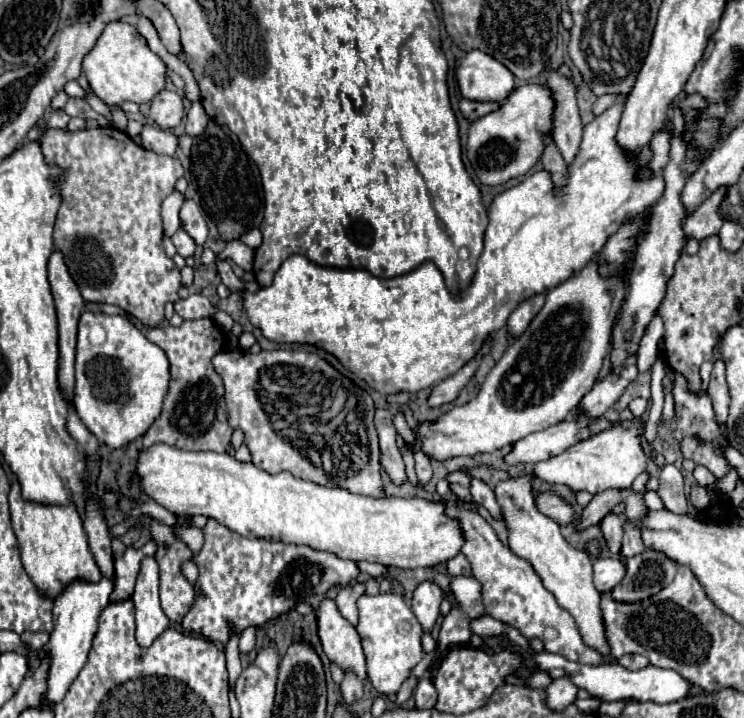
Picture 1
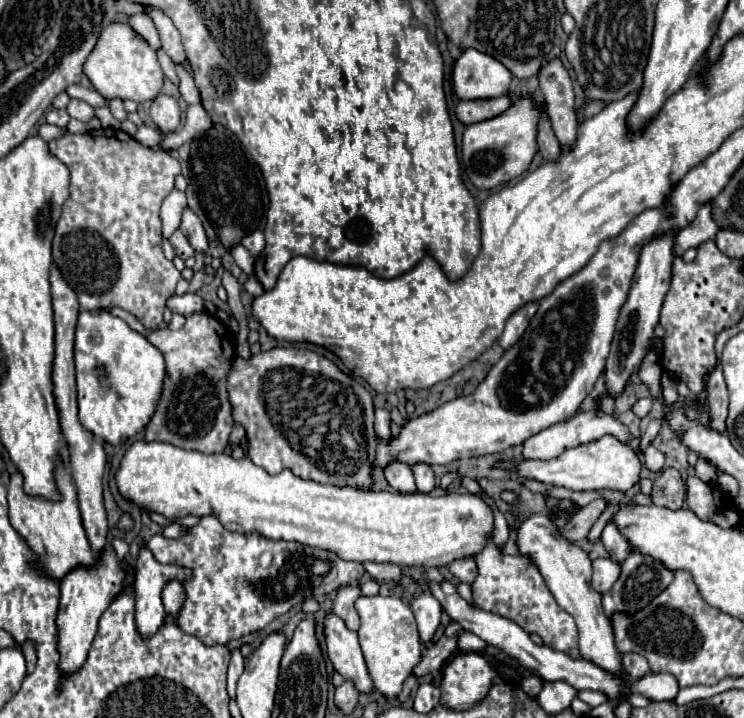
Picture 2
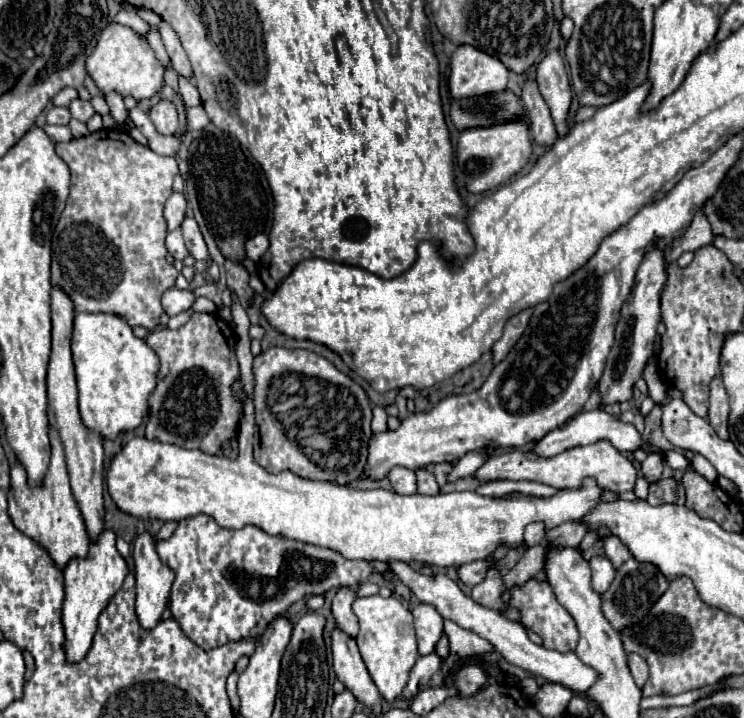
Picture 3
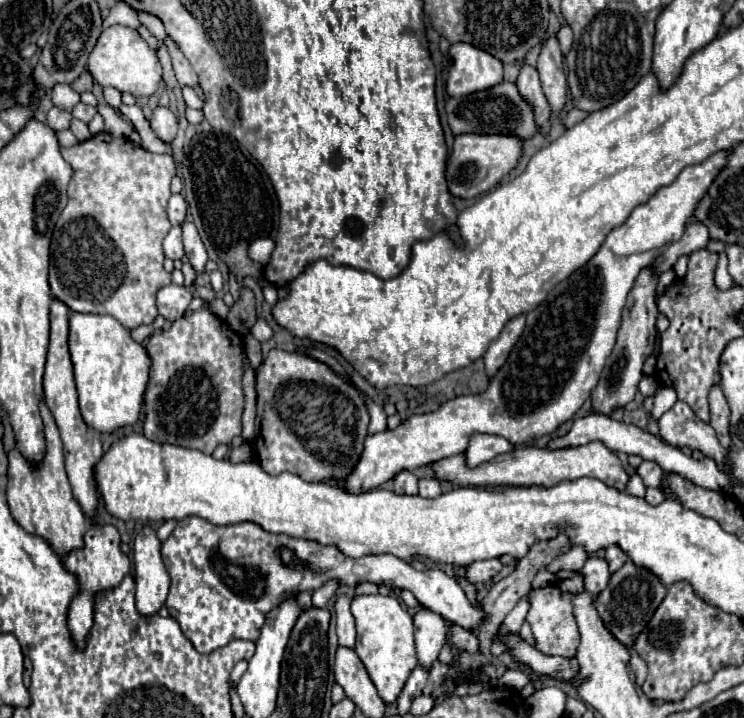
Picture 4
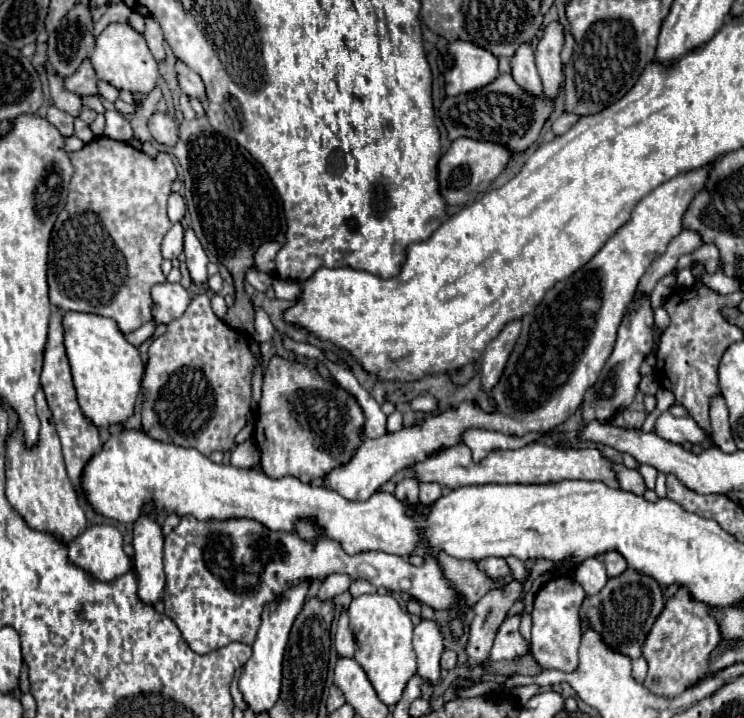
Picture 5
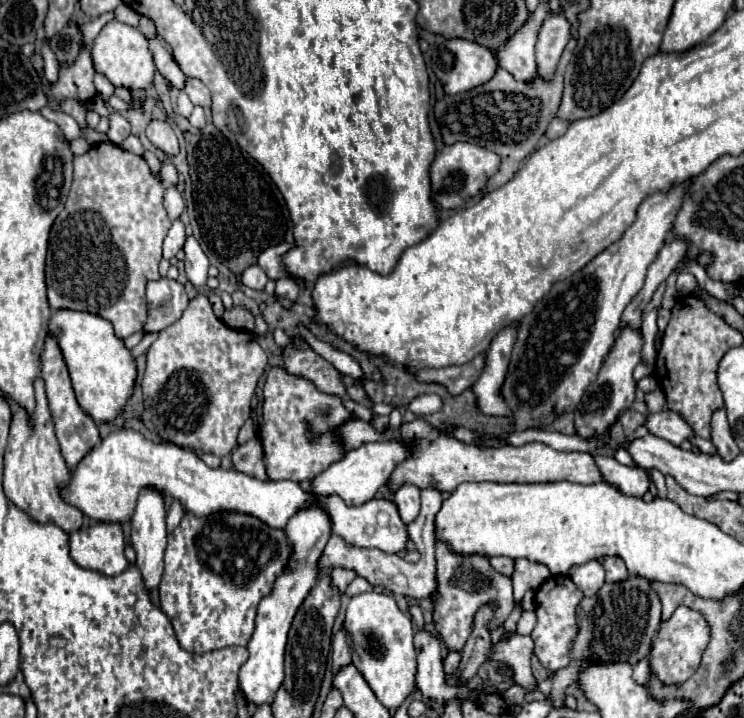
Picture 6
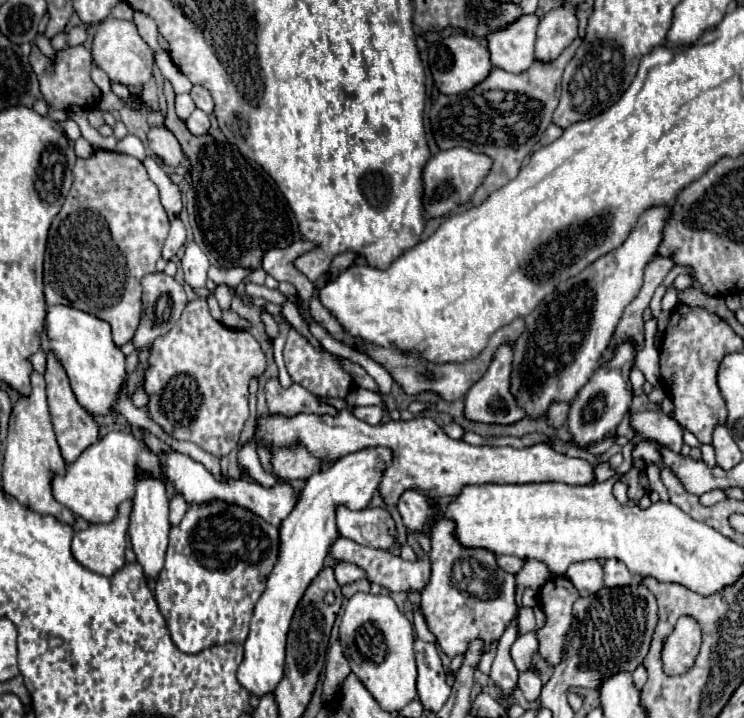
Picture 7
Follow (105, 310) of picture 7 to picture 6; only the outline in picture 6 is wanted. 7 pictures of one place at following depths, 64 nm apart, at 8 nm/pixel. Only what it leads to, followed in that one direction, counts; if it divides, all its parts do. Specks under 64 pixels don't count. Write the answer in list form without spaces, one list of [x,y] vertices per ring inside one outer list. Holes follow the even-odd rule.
[[[96,144],[86,154],[74,156],[74,182],[64,210],[58,214],[50,230],[46,286],[52,310],[70,308],[98,314],[112,322],[120,340],[142,330],[146,320],[146,282],[160,278],[158,262],[162,260],[162,242],[172,224],[162,206],[162,194],[164,188],[178,182],[178,172],[170,162],[162,164],[160,174],[162,182],[152,176],[142,156],[130,154],[116,144]]]

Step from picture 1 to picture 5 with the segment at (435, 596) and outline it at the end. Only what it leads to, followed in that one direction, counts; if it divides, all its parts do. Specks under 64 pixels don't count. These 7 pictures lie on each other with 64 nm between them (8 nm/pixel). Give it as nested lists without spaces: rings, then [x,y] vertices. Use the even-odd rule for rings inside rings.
[[[420,620],[414,628],[414,652],[418,656],[418,676],[422,682],[436,686],[440,682],[440,656],[444,650],[444,636],[436,622]]]

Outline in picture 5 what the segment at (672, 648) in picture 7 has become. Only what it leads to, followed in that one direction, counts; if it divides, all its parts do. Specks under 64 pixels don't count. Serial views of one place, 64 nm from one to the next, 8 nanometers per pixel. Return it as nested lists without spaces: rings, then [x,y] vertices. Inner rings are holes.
[[[680,588],[678,594],[668,600],[644,642],[642,654],[648,662],[648,676],[644,686],[658,696],[672,698],[682,694],[690,684],[704,678],[710,652],[720,642],[722,634],[718,622],[708,612],[708,606],[704,602],[696,602],[686,588]]]

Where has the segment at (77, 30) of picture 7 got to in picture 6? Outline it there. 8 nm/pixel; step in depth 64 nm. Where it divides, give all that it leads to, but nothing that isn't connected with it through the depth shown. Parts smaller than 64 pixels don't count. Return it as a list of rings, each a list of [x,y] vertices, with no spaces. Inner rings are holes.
[[[108,12],[108,14],[102,14],[100,18],[96,18],[96,20],[90,20],[90,22],[86,22],[86,24],[82,24],[80,26],[80,30],[82,30],[82,36],[84,36],[84,44],[86,46],[90,46],[90,40],[94,40],[96,38],[96,34],[100,32],[100,28],[106,24],[106,22],[110,22],[114,18],[114,14],[112,12]]]

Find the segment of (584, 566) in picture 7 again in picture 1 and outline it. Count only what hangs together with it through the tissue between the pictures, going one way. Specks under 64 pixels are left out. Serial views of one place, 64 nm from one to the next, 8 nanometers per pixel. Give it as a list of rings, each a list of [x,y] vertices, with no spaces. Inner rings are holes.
[[[596,558],[594,560],[594,586],[598,592],[610,592],[624,578],[624,562],[620,558]]]

